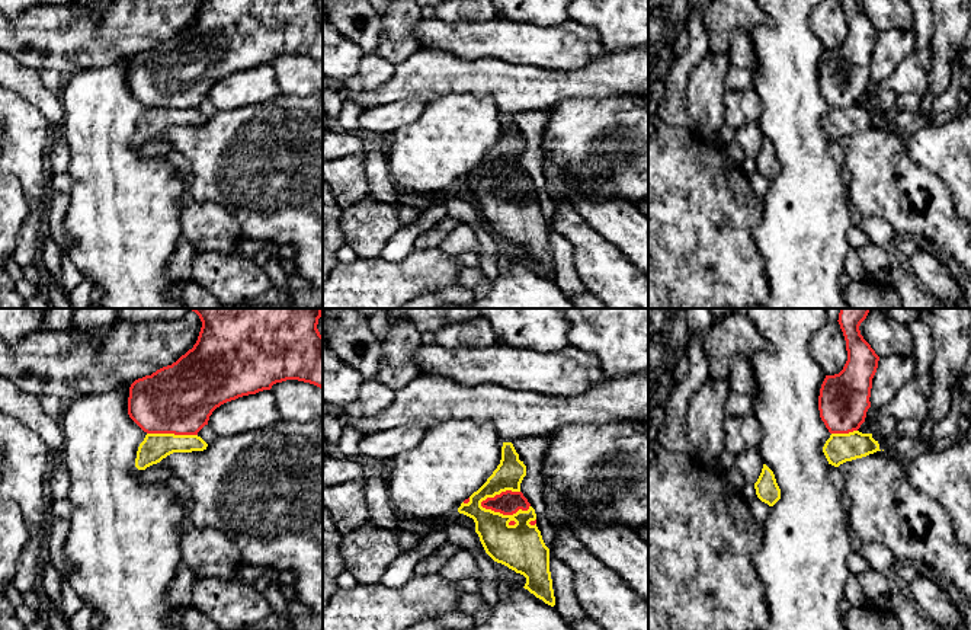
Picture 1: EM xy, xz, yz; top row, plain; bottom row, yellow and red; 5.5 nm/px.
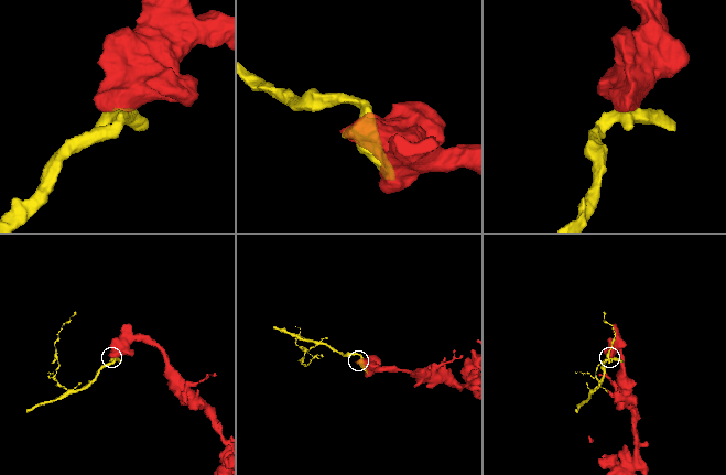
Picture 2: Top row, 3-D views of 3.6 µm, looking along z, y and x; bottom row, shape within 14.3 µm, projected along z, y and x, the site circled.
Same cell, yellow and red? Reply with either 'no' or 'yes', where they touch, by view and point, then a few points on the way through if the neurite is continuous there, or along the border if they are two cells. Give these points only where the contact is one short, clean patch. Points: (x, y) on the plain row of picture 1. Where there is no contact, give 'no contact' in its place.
no; contact xz (505, 189); border xz (480, 176), (503, 188), (529, 182)

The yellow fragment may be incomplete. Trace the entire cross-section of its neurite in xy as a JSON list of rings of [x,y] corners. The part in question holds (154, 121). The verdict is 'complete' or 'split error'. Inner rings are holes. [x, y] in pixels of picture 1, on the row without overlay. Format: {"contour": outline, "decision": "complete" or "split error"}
{"contour": [[[147,108],[138,121],[135,141],[145,144],[173,127],[204,125],[206,121],[198,109]]], "decision": "complete"}

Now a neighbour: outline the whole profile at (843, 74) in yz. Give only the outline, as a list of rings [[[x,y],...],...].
[[[859,0],[840,3],[846,15],[847,35],[839,48],[826,49],[818,70],[820,92],[830,108],[849,108],[865,96],[879,35],[861,9]]]

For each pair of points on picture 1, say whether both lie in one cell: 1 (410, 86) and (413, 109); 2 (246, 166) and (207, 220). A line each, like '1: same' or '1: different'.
1: different
2: different

